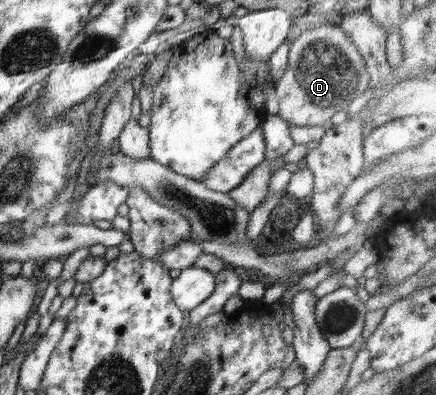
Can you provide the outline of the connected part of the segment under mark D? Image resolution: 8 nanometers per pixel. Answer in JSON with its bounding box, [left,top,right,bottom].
[273,25,369,127]

